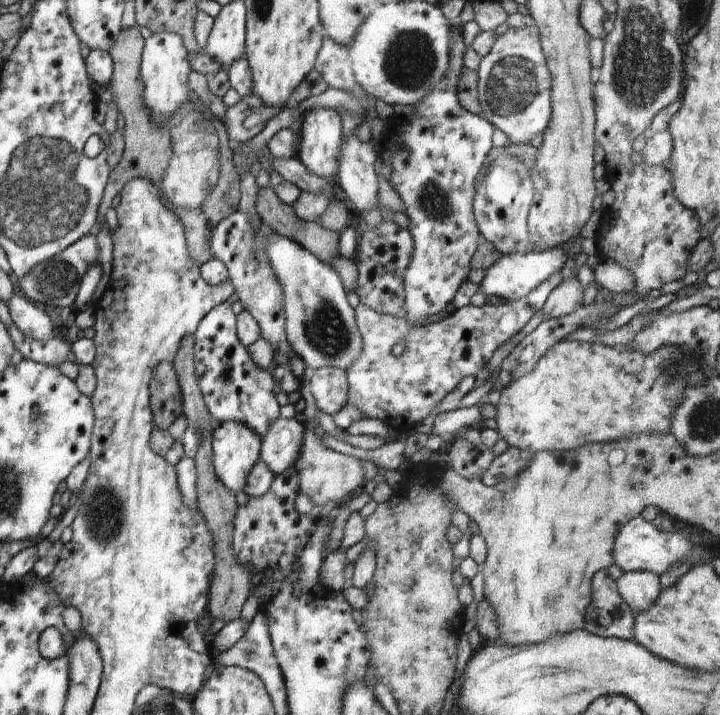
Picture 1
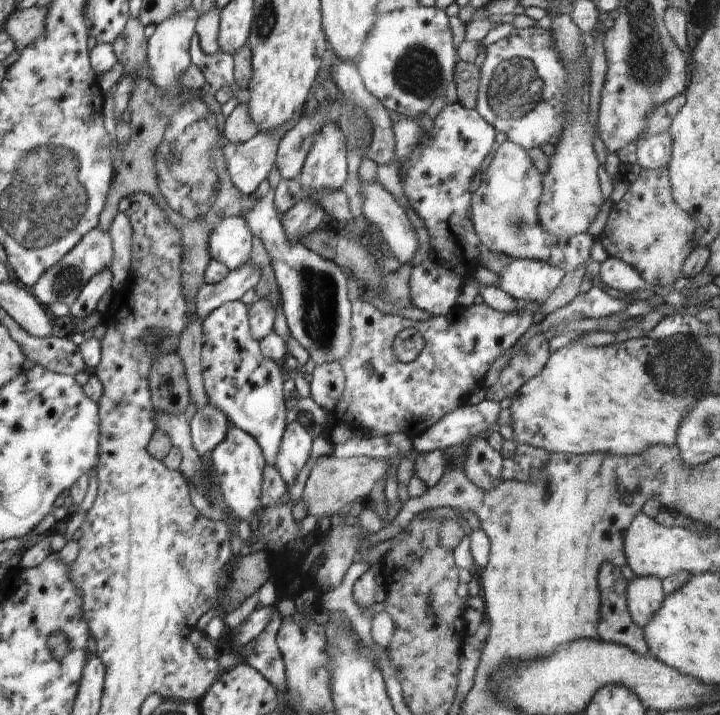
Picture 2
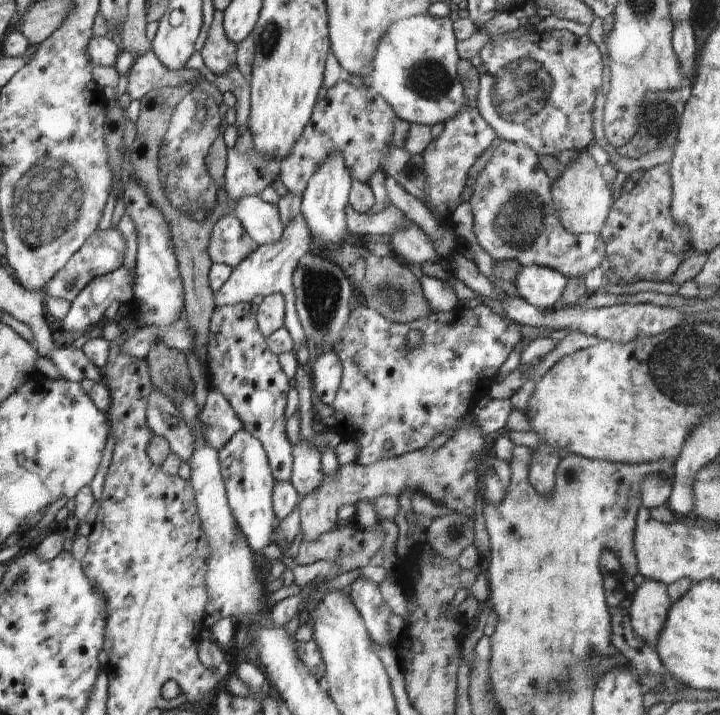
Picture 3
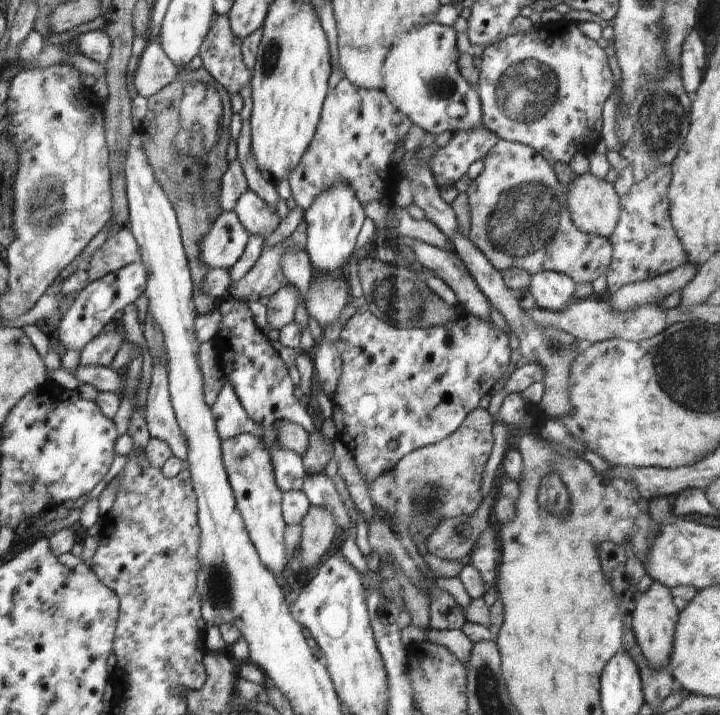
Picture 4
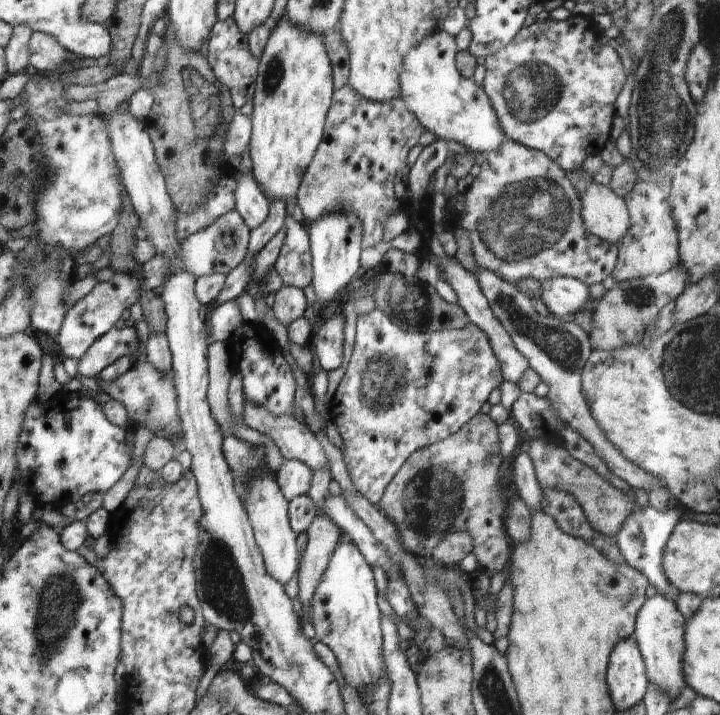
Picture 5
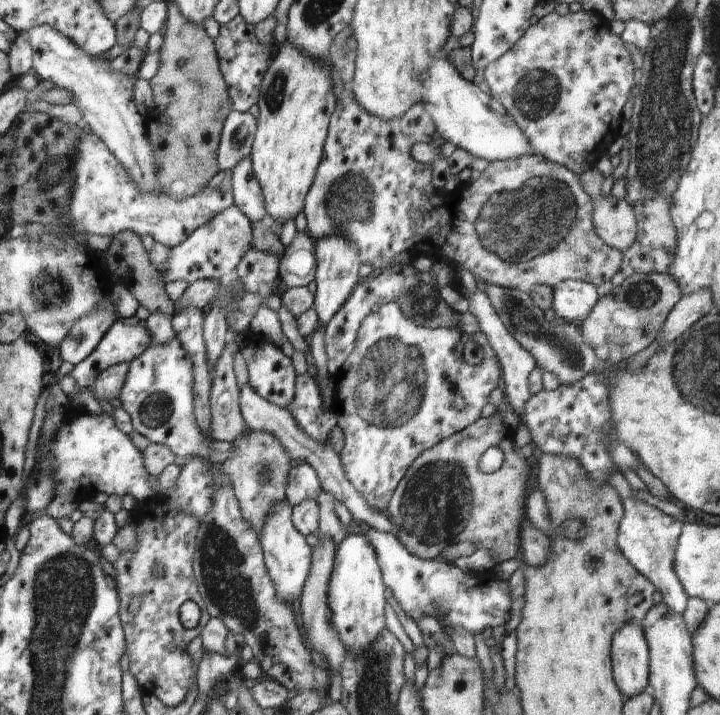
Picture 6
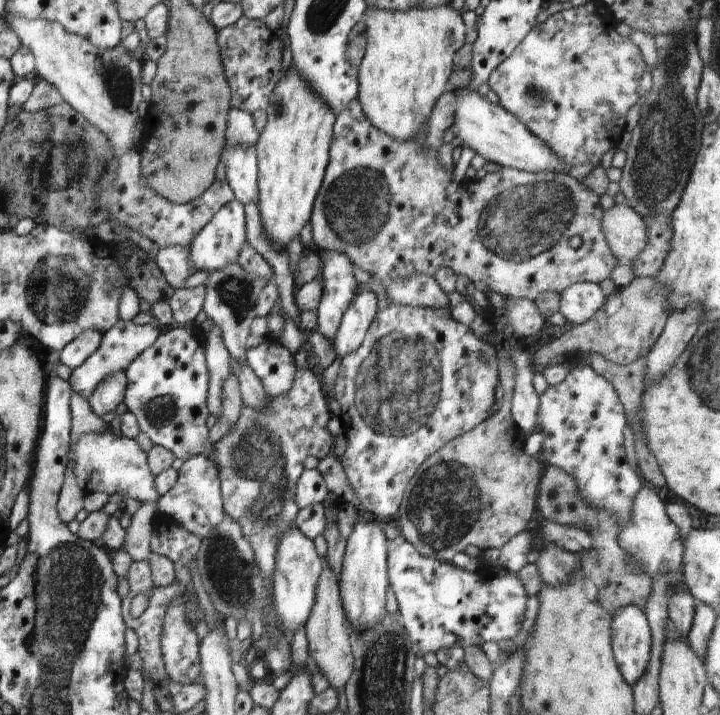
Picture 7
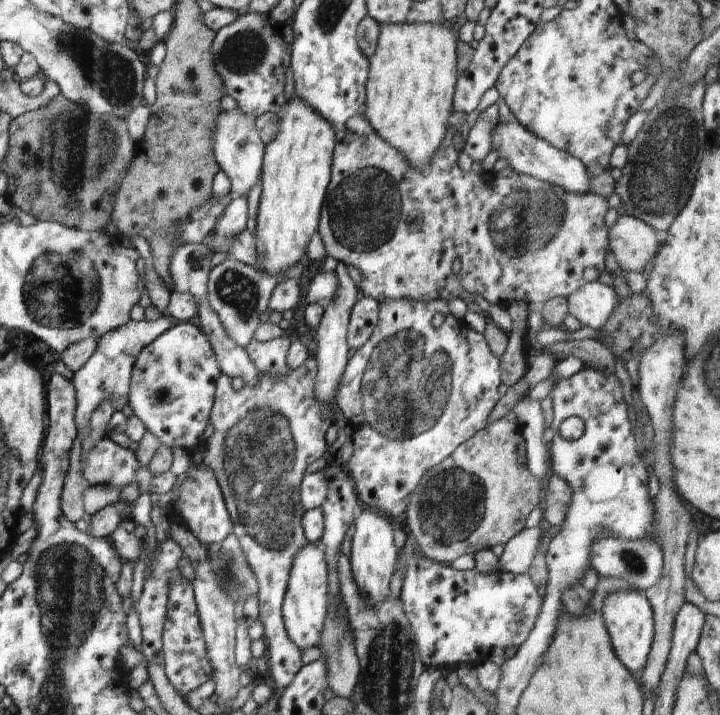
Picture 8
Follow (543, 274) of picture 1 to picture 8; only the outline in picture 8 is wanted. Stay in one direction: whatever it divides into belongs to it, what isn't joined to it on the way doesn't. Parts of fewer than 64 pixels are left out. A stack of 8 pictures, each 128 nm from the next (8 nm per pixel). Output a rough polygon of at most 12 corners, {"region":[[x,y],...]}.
{"region":[[588,282],[567,299],[569,314],[600,330],[620,304],[616,290]]}

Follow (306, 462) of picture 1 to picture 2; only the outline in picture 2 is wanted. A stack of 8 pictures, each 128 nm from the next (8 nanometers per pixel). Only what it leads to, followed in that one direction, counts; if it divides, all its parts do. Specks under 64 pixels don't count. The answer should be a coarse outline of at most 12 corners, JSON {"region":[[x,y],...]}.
{"region":[[319,457],[301,497],[307,514],[332,516],[366,501],[386,460]]}

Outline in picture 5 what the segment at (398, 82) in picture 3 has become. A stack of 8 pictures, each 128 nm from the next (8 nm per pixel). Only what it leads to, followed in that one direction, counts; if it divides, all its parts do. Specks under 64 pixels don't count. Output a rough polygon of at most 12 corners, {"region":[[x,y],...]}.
{"region":[[442,28],[408,50],[399,98],[437,139],[504,144],[488,94]]}

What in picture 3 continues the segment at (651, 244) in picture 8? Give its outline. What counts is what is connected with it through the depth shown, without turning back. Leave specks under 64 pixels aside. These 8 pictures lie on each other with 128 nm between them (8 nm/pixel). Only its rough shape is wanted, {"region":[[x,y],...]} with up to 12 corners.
{"region":[[588,153],[551,185],[553,207],[573,235],[600,234],[614,202]]}

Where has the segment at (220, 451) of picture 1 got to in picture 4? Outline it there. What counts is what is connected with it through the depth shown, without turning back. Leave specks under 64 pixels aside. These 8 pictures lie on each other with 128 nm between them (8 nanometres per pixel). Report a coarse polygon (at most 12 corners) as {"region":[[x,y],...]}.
{"region":[[263,439],[221,440],[237,510],[262,565],[280,577],[282,492]]}

